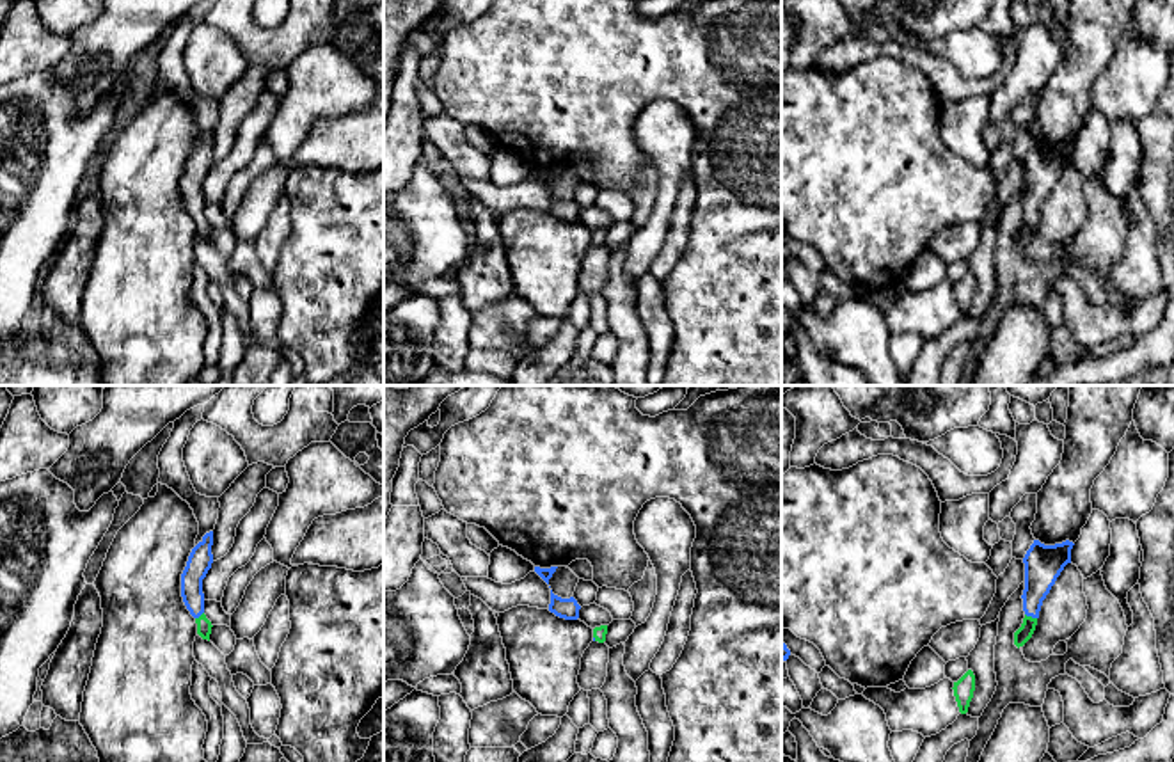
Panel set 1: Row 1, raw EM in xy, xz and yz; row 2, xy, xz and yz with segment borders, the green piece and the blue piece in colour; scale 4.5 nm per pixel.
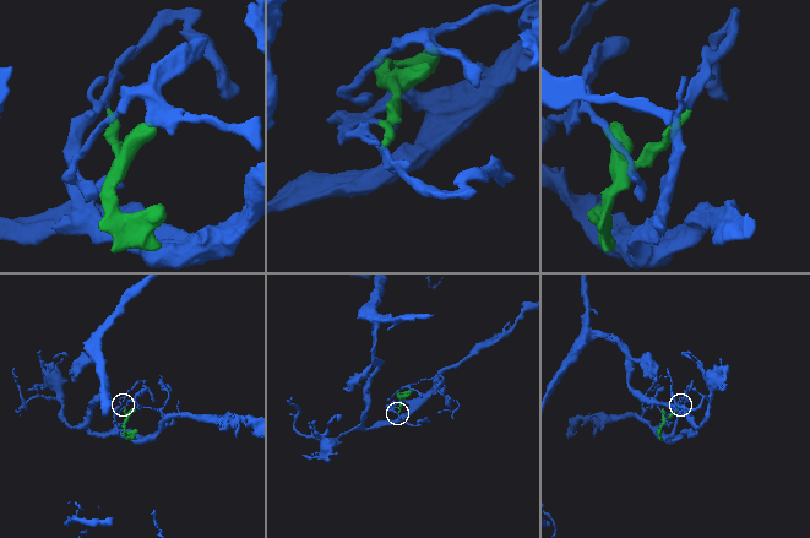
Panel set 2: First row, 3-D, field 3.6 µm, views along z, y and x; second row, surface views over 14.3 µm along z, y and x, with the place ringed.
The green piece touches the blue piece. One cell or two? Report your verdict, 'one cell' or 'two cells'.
one cell

